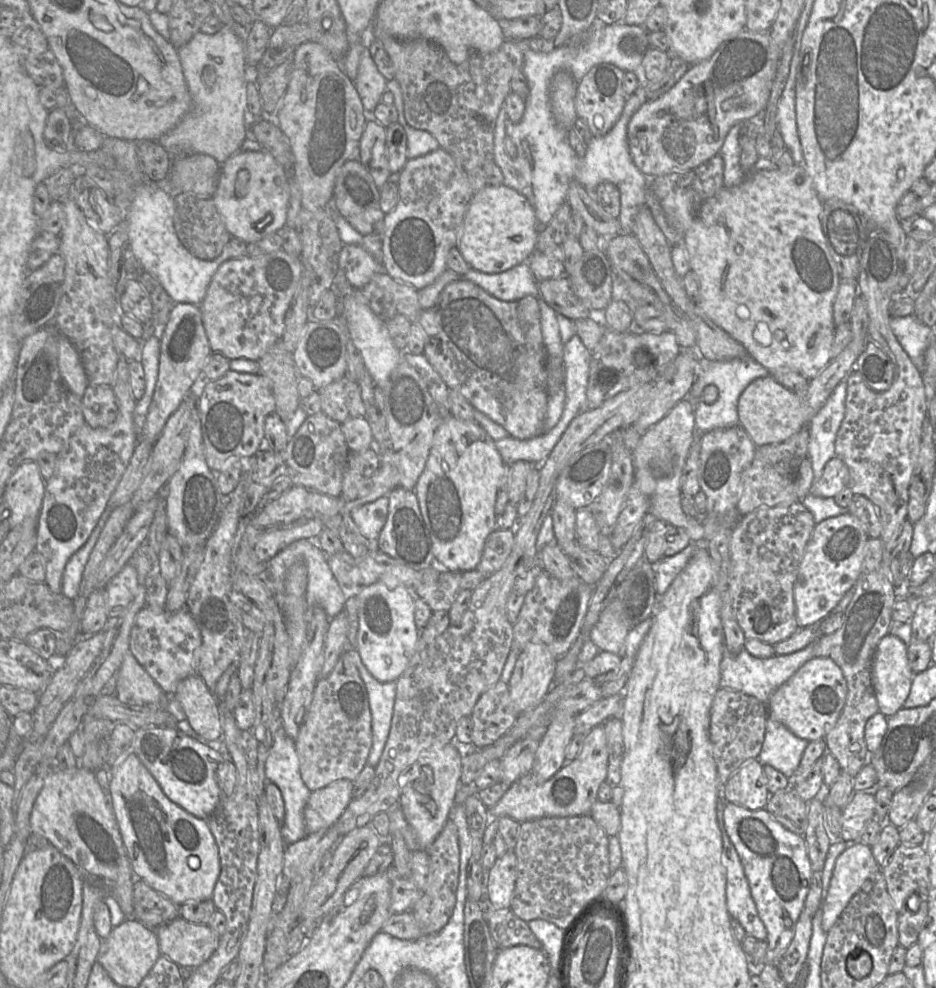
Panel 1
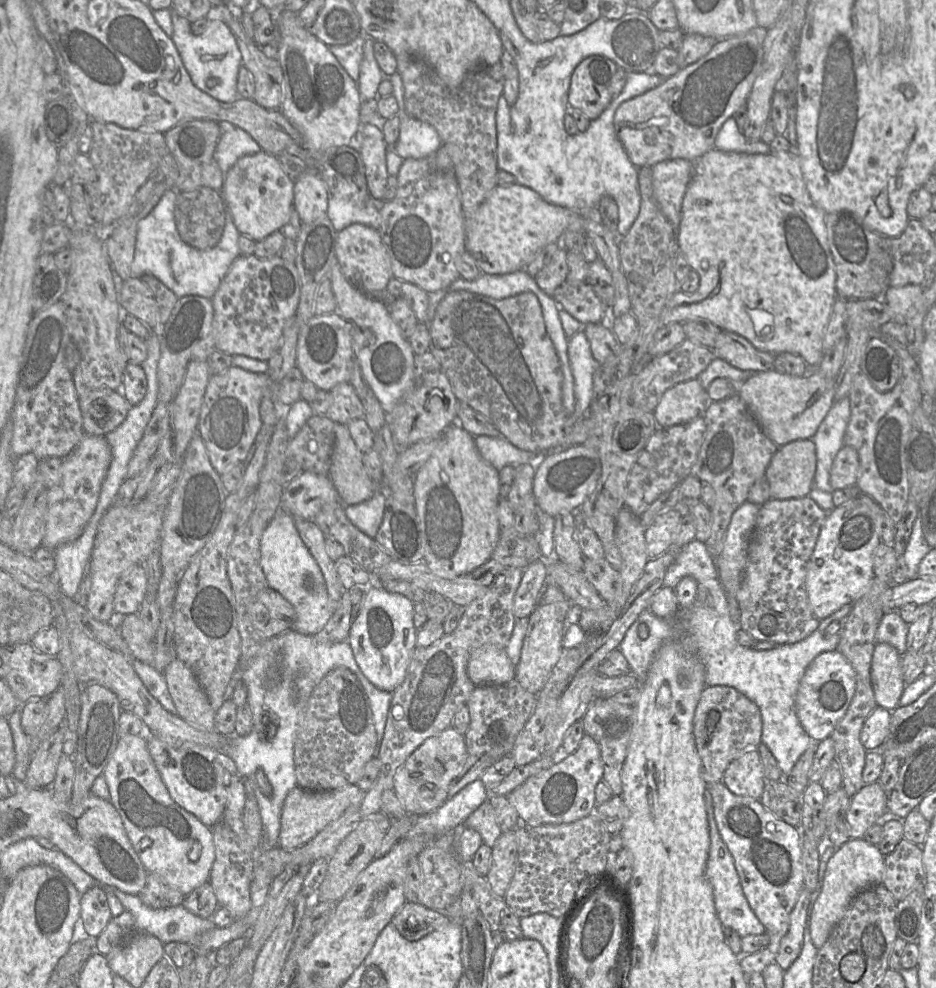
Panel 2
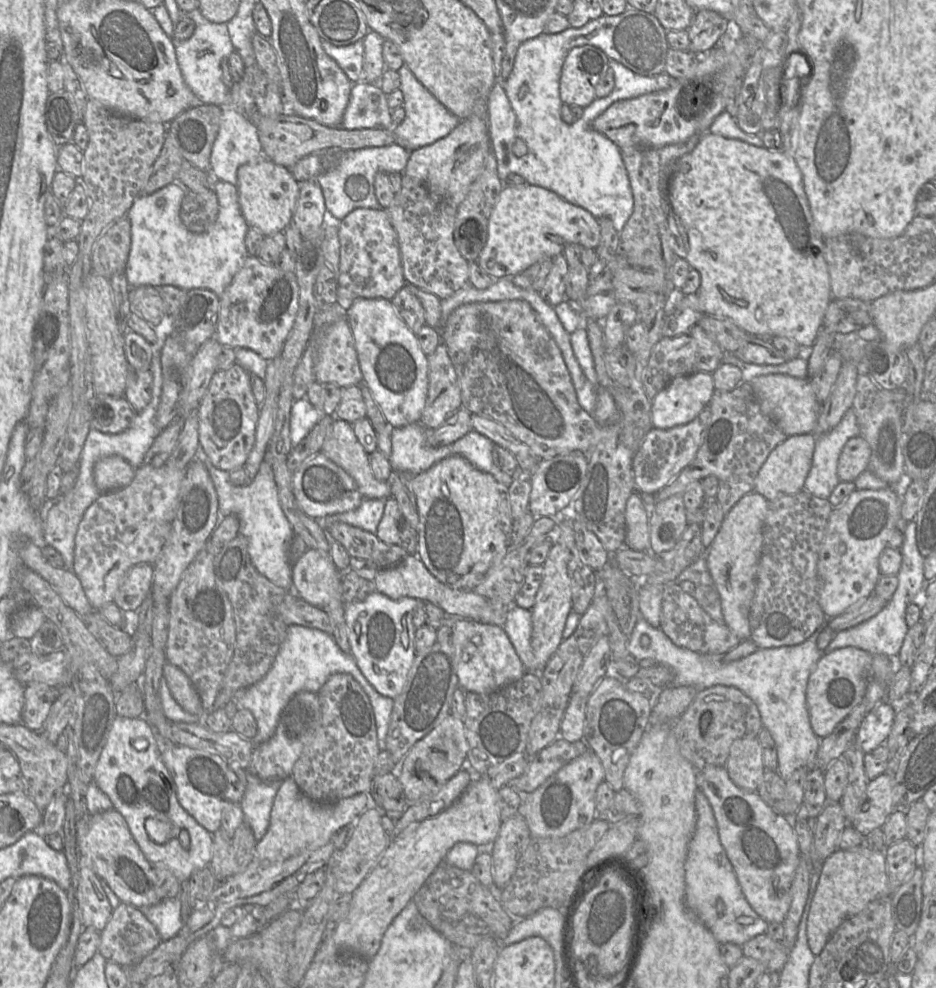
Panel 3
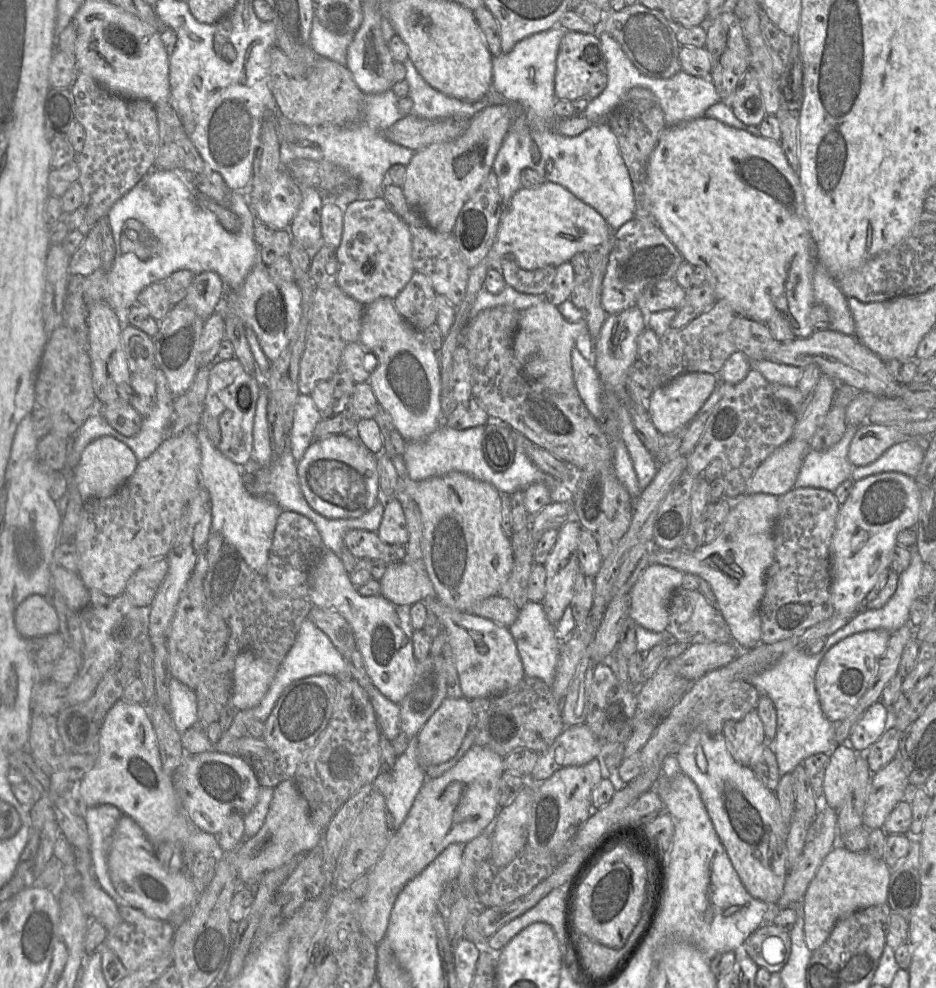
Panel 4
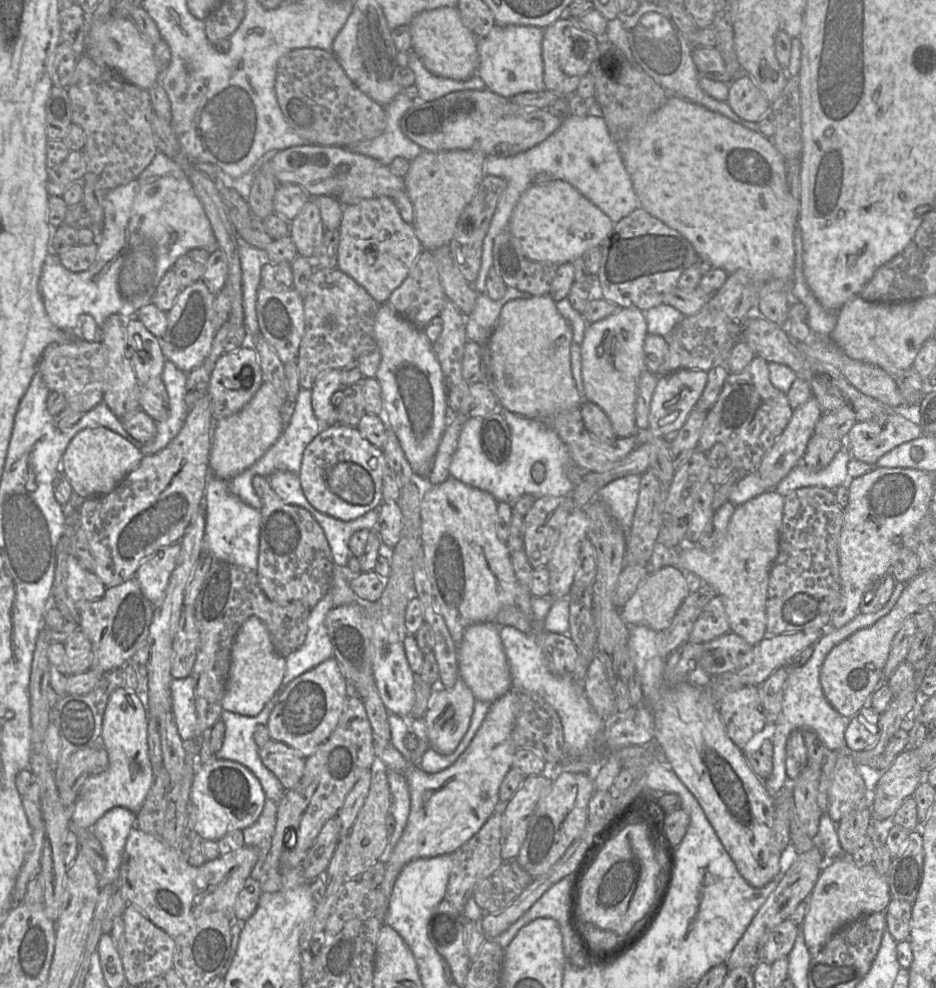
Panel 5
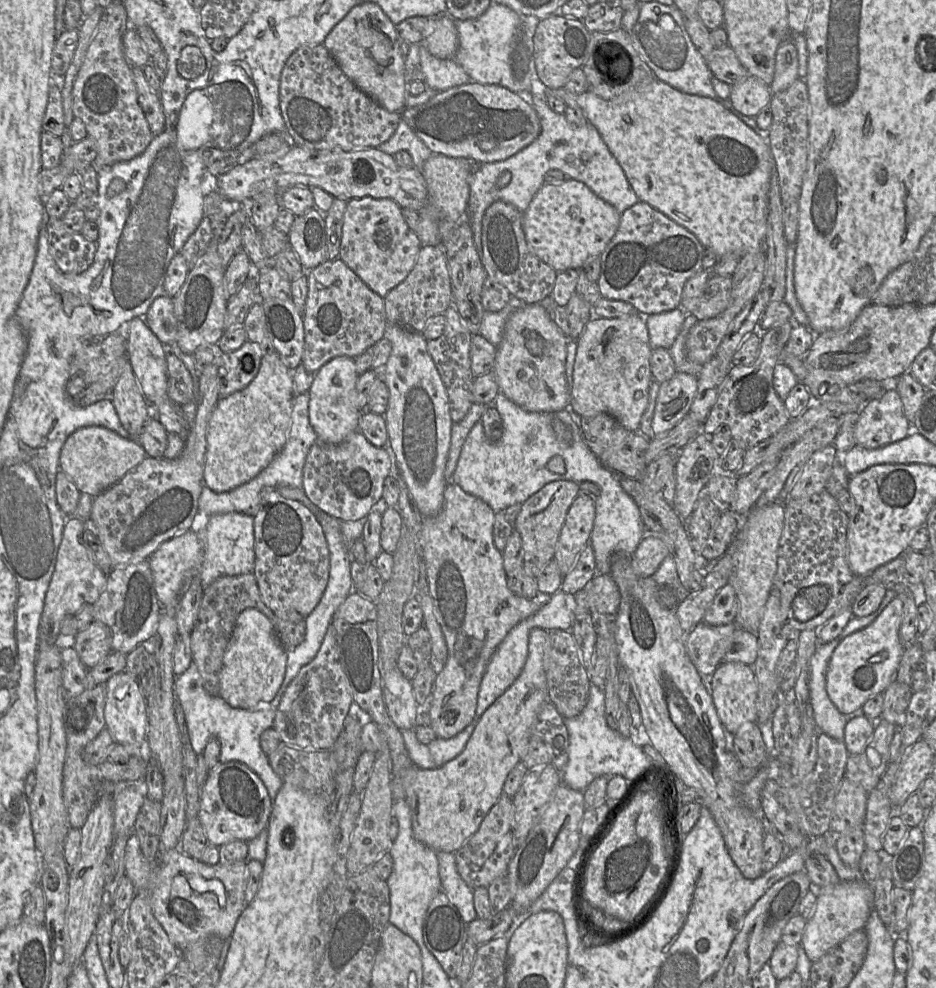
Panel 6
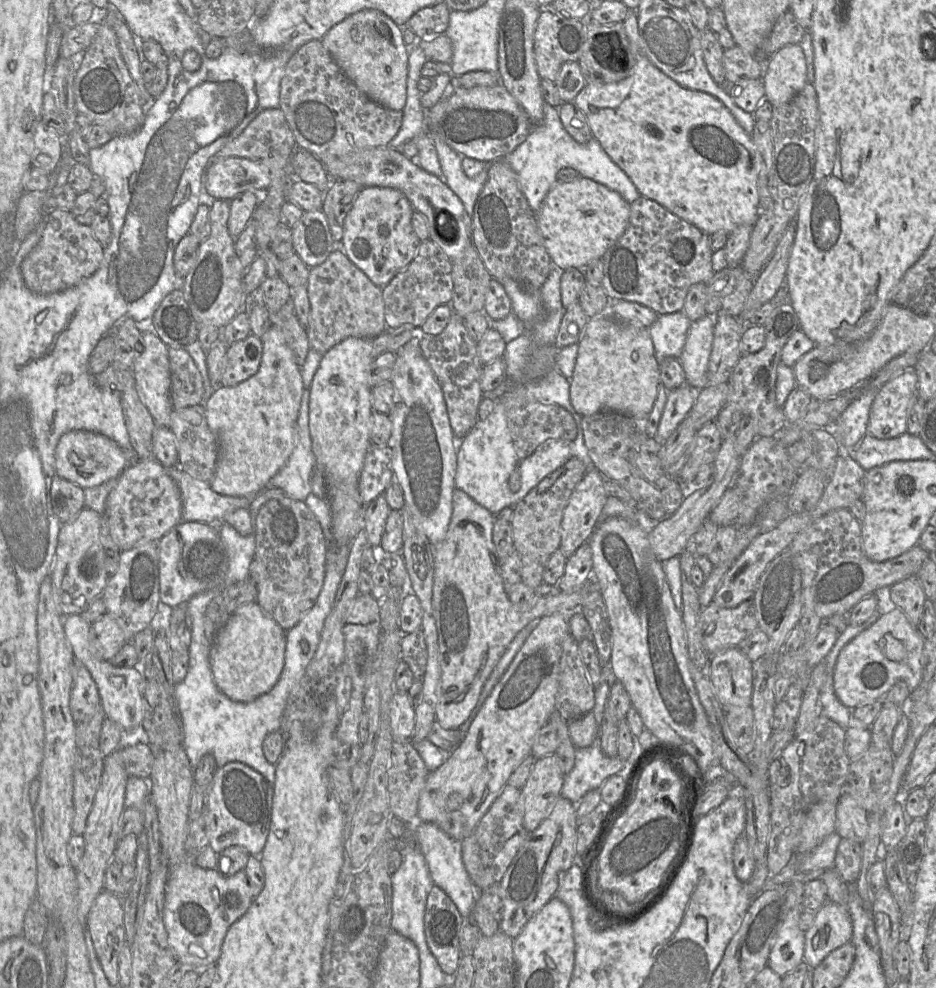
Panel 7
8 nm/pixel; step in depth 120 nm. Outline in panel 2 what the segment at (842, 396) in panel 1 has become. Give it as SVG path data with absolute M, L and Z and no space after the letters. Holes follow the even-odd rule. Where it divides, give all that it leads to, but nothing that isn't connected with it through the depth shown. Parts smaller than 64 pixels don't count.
M848 397L835 401L811 440L816 450L813 488L832 493L830 470L833 460L844 446L843 438L851 415Z

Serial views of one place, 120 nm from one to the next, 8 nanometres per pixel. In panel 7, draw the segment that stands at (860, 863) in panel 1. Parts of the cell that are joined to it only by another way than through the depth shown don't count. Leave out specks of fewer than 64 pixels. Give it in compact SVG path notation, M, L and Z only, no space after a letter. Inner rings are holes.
M827 901L815 913L812 927L805 932L803 961L814 969L833 950L851 942L852 933L847 906Z

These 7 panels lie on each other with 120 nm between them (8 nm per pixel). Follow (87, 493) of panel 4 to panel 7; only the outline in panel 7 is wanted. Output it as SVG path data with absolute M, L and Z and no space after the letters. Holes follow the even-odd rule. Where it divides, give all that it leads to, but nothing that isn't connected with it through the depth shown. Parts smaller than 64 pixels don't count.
M87 430L63 434L55 448L56 474L81 488L90 488L117 479L129 464L127 454L112 439Z

